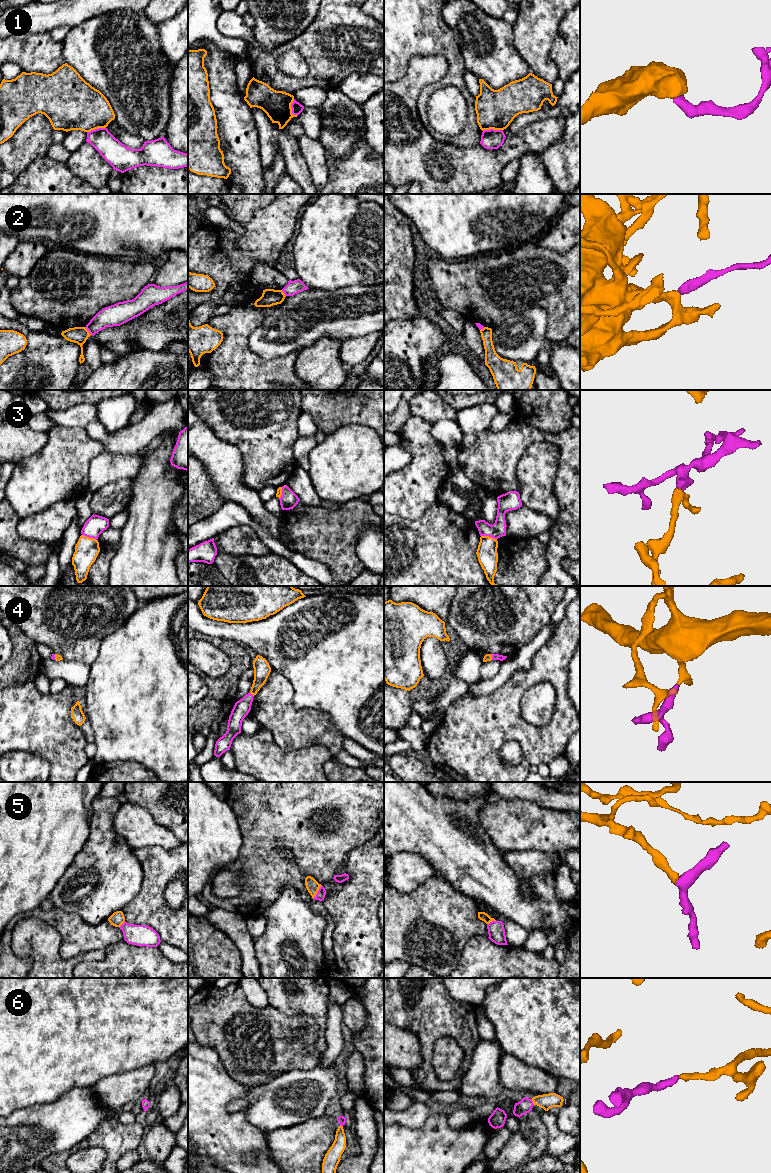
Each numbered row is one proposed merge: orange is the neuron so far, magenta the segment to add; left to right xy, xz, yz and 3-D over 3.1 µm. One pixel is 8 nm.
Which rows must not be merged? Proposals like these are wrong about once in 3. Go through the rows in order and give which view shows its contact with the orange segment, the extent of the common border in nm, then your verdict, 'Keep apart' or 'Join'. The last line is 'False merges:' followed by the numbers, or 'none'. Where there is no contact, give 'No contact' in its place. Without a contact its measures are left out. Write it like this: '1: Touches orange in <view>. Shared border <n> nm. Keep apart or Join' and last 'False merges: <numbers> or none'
1: Touches orange in xz. Shared border 140 nm. Keep apart
2: Touches orange in xy. Shared border 80 nm. Keep apart
3: Touches orange in yz. Shared border 130 nm. Keep apart
4: Touches orange in xz. Shared border 50 nm. Join
5: Touches orange in xz. Shared border 130 nm. Join
6: Touches orange in yz. Shared border 40 nm. Join
False merges: 1, 2, 3

